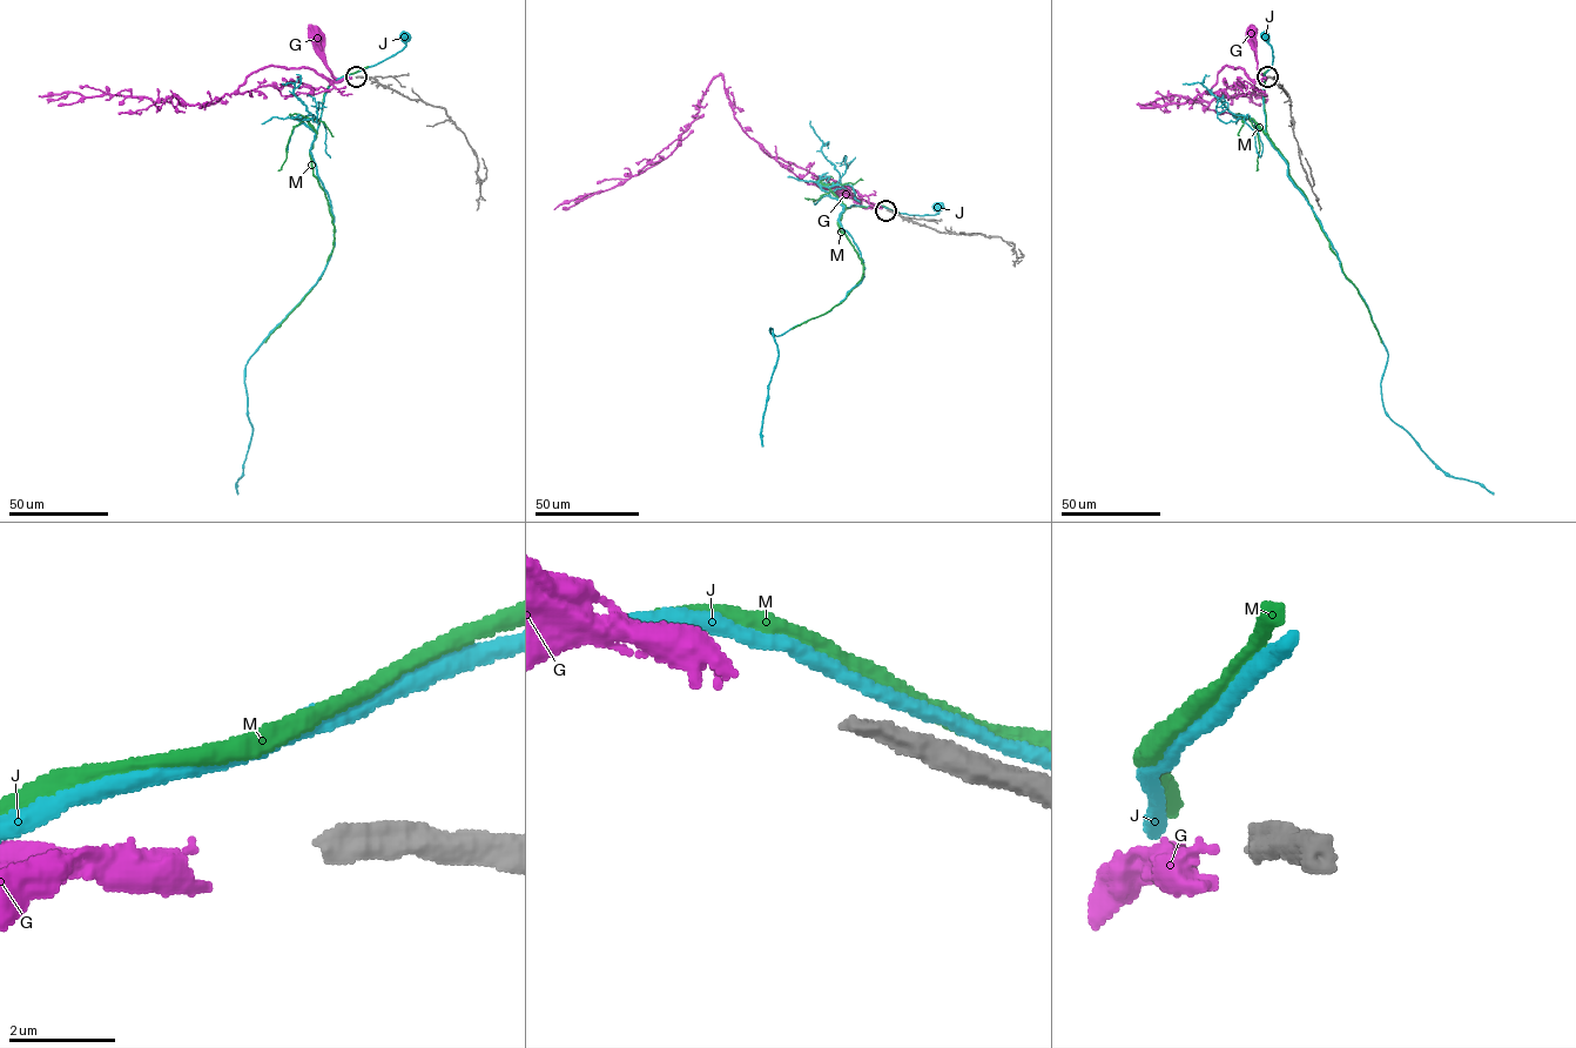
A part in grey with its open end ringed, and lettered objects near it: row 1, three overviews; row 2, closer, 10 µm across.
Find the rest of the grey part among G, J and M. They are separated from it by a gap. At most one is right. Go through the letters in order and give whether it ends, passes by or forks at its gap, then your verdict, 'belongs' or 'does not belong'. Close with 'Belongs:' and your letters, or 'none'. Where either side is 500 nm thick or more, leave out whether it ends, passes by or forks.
G: it passes by; belongs
J: it passes by; does not belong
M: it passes by; does not belong
Belongs: G

